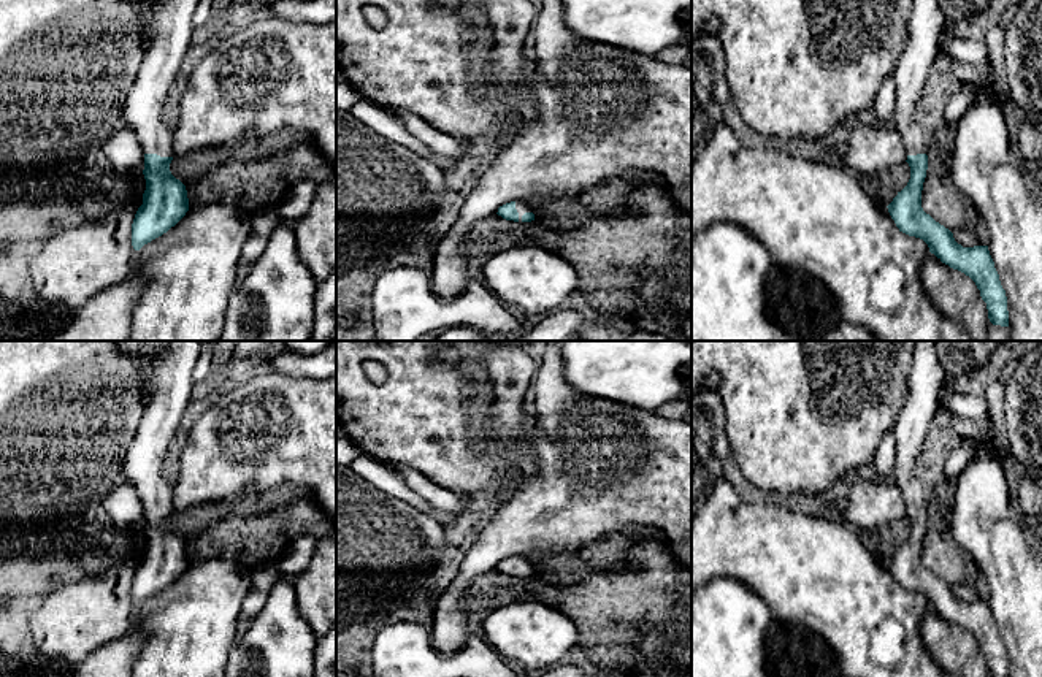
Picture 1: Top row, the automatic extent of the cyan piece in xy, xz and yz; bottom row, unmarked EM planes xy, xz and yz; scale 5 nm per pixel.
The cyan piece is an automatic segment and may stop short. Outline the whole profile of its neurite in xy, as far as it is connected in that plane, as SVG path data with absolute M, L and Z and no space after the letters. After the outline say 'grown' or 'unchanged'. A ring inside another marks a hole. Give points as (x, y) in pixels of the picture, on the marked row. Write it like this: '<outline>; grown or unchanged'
M157 0L154 14L154 36L151 48L144 52L136 79L125 100L121 127L130 128L144 149L146 190L143 205L138 208L132 224L132 246L140 251L144 244L167 233L189 211L186 186L170 171L173 154L173 130L162 120L162 108L176 79L181 62L190 49L193 33L193 13L200 0Z; grown

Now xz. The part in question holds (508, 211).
M519 200L500 206L496 214L506 220L514 220L514 222L534 220L533 209Z; grown

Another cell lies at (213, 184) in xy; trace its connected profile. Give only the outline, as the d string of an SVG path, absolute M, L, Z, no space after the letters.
M301 140L289 151L247 162L220 163L187 187L189 208L222 203L246 211L278 206L289 186L309 178L316 184L335 173L312 141Z

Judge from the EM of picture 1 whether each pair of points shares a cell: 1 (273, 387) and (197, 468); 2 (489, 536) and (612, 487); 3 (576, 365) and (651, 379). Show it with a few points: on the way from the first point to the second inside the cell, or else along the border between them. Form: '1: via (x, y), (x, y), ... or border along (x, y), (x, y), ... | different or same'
1: via (257, 408), (218, 447) | same
2: via (519, 527), (563, 508), (582, 490) | same
3: via (595, 365), (632, 367) | same

